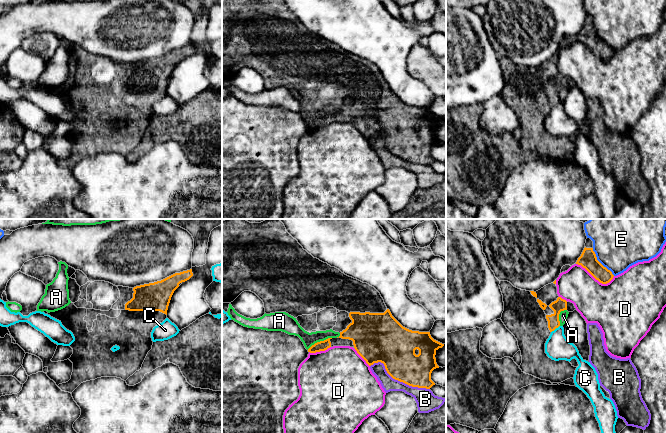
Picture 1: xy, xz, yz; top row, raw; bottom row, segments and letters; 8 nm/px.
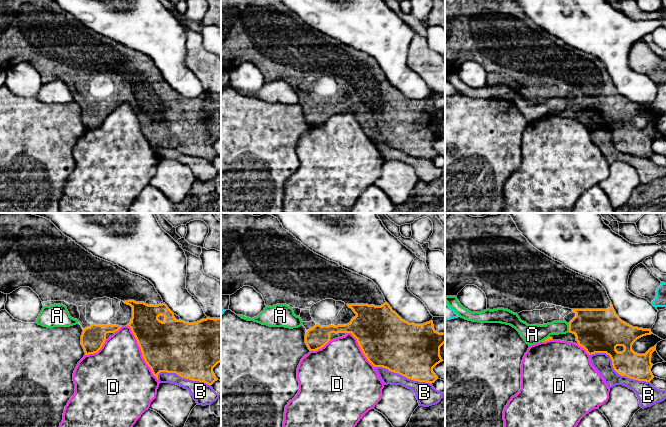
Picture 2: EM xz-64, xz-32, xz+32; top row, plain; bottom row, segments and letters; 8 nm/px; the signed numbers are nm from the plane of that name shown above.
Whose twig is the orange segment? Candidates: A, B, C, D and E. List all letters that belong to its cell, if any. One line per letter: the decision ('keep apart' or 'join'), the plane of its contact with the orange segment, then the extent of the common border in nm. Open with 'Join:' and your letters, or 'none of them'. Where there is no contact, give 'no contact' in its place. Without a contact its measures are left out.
Join: none of them
A: keep apart; contact in xz; length 220 nm
B: keep apart; contact in xz; length 500 nm
C: keep apart; contact in yz; length 90 nm
D: keep apart; contact in yz; length 320 nm
E: keep apart; contact in yz; length 280 nm

